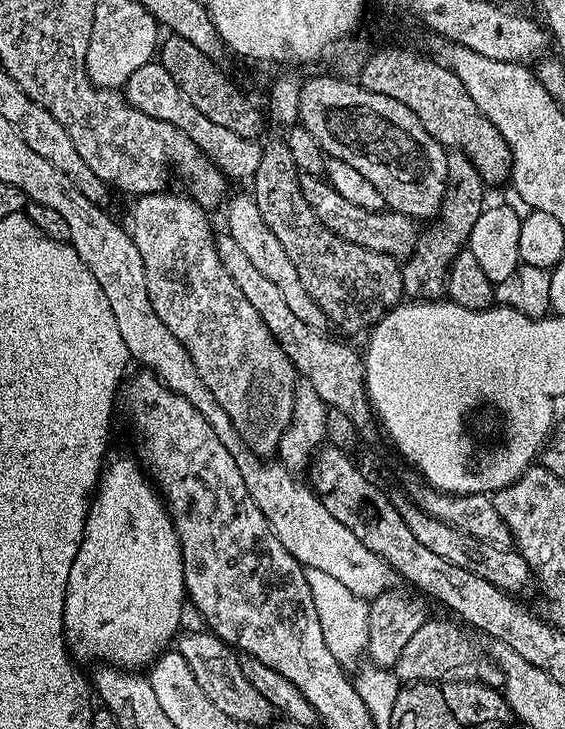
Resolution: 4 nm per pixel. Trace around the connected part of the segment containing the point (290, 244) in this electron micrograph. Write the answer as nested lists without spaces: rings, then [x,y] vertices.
[[[274,124],[269,127],[267,136],[271,142],[261,143],[251,195],[255,198],[262,220],[285,247],[302,286],[318,303],[329,323],[346,332],[365,331],[401,303],[404,296],[401,265],[395,257],[346,242],[322,226],[301,192],[300,174],[287,143],[289,130],[289,125]]]

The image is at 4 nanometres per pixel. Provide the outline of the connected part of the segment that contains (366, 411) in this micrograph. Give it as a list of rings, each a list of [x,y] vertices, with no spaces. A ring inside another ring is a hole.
[[[227,234],[216,236],[216,249],[220,261],[234,278],[234,286],[242,290],[246,297],[246,302],[258,310],[258,318],[266,322],[270,334],[278,342],[278,346],[290,358],[290,362],[295,366],[297,373],[304,376],[307,385],[317,394],[318,398],[325,406],[337,408],[353,420],[353,424],[359,430],[364,430],[368,423],[374,420],[374,411],[368,403],[368,391],[364,381],[364,358],[359,351],[355,352],[348,344],[343,344],[340,340],[335,340],[332,336],[324,336],[321,329],[314,326],[306,326],[302,318],[297,318],[290,311],[290,306],[285,302],[283,295],[278,291],[278,286],[270,282],[257,268],[250,262],[250,258],[245,251],[234,242],[234,238]]]

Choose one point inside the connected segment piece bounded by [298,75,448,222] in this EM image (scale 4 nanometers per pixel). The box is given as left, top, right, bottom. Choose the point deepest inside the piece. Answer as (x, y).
(381, 137)

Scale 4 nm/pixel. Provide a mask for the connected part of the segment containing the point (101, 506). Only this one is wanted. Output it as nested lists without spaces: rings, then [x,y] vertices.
[[[120,456],[117,460],[109,459],[106,467],[101,471],[98,491],[93,495],[92,503],[88,506],[82,546],[78,546],[78,558],[74,558],[74,566],[70,566],[70,582],[66,582],[68,593],[64,607],[64,639],[68,642],[69,653],[77,661],[100,660],[96,662],[103,662],[105,665],[125,670],[144,670],[177,639],[178,633],[181,631],[180,615],[184,612],[184,604],[186,608],[186,593],[184,591],[184,559],[180,549],[180,539],[174,530],[172,519],[163,499],[158,495],[157,489],[146,479],[145,469],[135,459],[133,460],[128,456]]]

